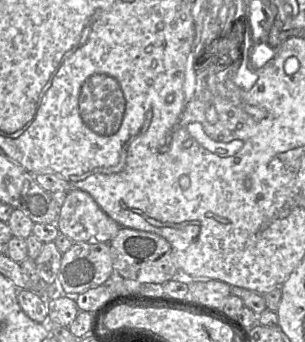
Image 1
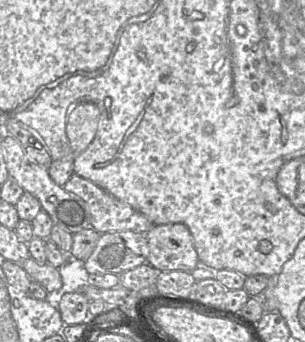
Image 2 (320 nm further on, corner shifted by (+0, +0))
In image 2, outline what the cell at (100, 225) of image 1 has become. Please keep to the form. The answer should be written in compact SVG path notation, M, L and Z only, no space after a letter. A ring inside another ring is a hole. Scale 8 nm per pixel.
M72 174L63 187L86 202L90 213L90 226L99 233L110 231L147 233L152 226L157 226L130 205L77 174Z

